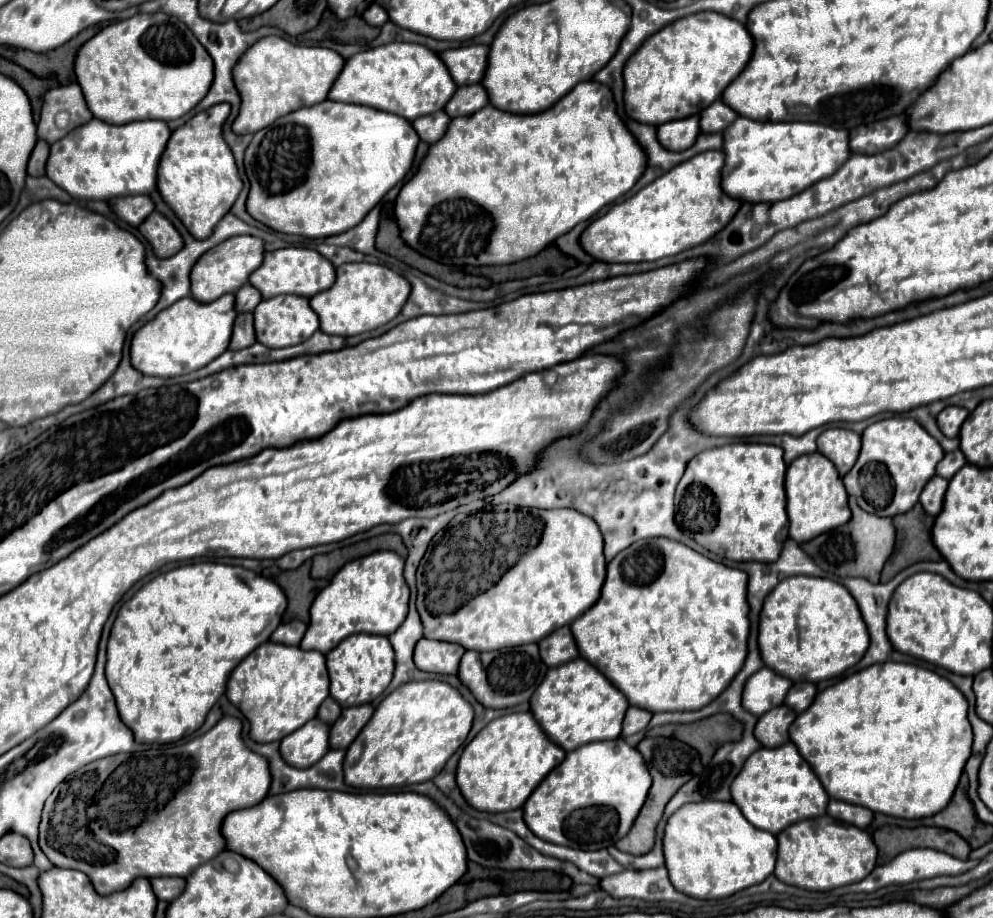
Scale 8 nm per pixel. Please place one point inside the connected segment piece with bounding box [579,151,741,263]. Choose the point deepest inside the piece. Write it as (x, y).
(685, 207)

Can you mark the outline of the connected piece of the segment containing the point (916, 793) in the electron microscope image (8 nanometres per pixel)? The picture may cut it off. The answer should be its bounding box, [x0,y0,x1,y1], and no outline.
[791,661,973,819]

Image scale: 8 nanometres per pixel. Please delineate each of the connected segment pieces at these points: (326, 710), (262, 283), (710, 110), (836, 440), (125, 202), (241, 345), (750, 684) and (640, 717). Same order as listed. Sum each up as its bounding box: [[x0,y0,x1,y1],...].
[[317,697,341,725],[249,247,335,299],[699,101,739,133],[817,429,861,475],[109,195,155,227],[229,313,255,351],[743,667,789,717],[623,707,651,737]]

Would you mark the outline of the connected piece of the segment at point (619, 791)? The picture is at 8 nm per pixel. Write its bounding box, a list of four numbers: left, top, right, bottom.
[521,739,651,849]

